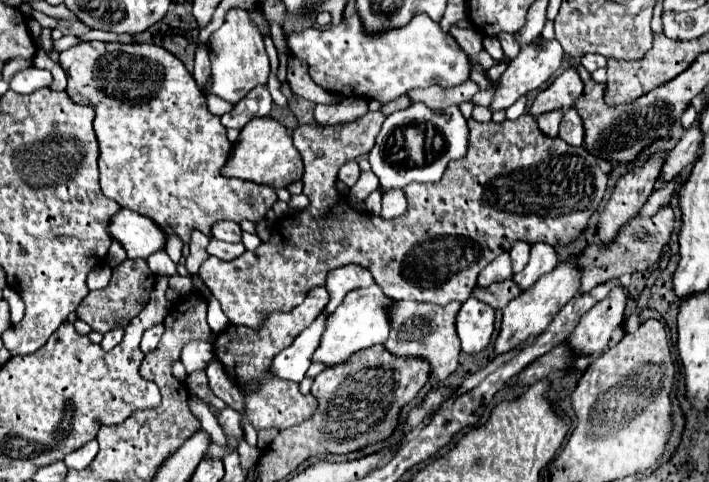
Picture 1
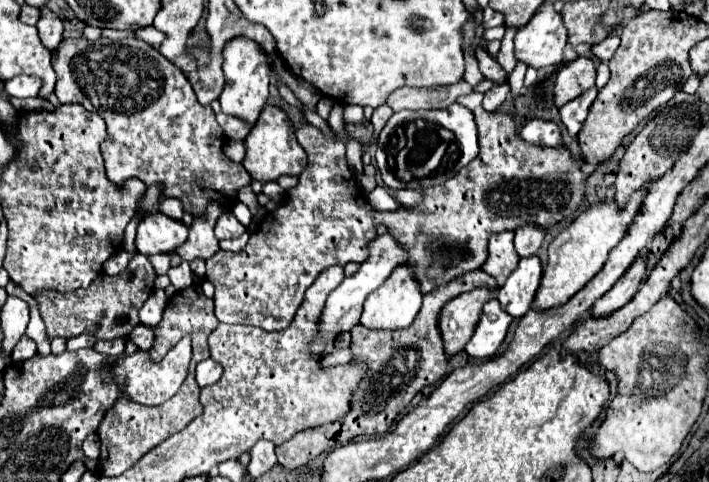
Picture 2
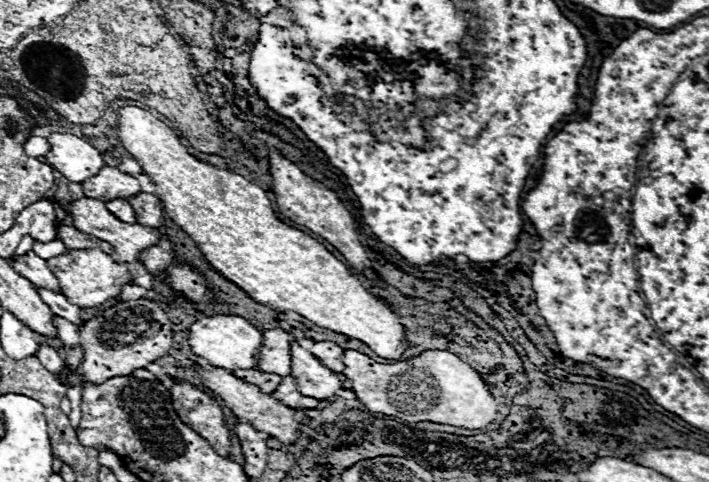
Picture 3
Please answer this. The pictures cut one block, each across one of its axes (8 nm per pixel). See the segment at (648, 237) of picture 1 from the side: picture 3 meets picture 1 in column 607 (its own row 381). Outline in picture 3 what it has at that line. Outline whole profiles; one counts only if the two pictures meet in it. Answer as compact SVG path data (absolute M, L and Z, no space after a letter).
M236 370L234 376L238 376L240 380L246 380L250 384L256 384L262 392L272 394L274 388L278 388L278 384L282 382L282 376L278 374L266 374L266 372L258 372L258 370Z

